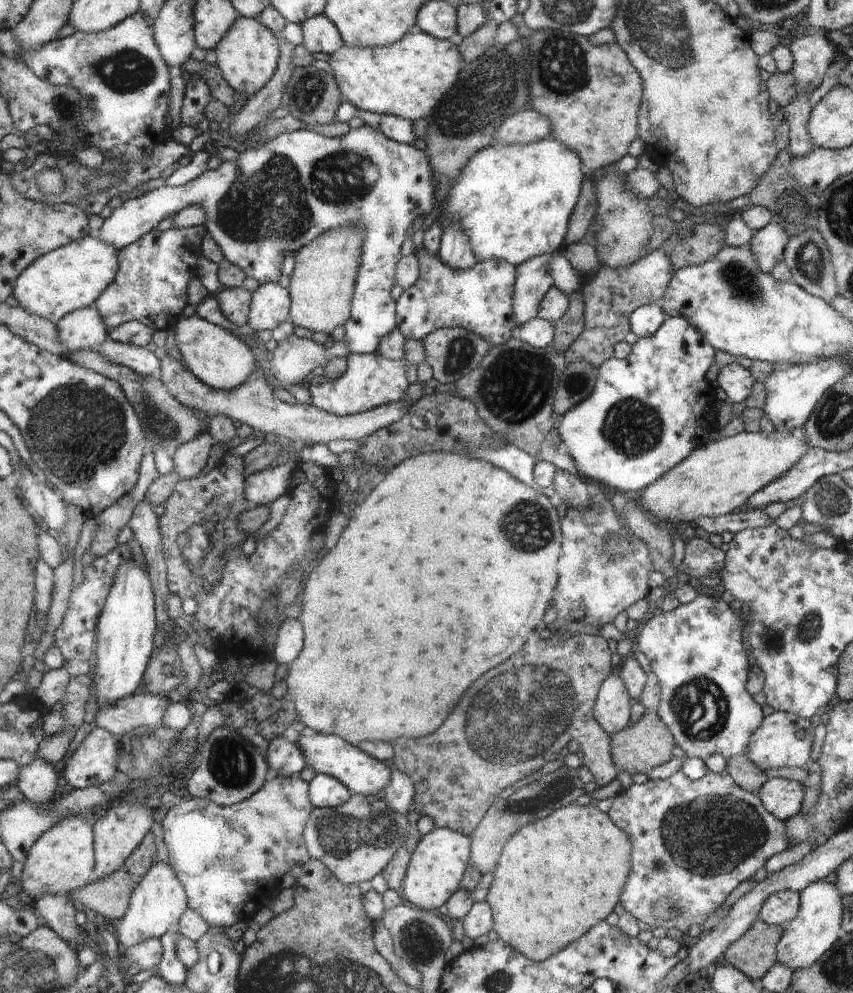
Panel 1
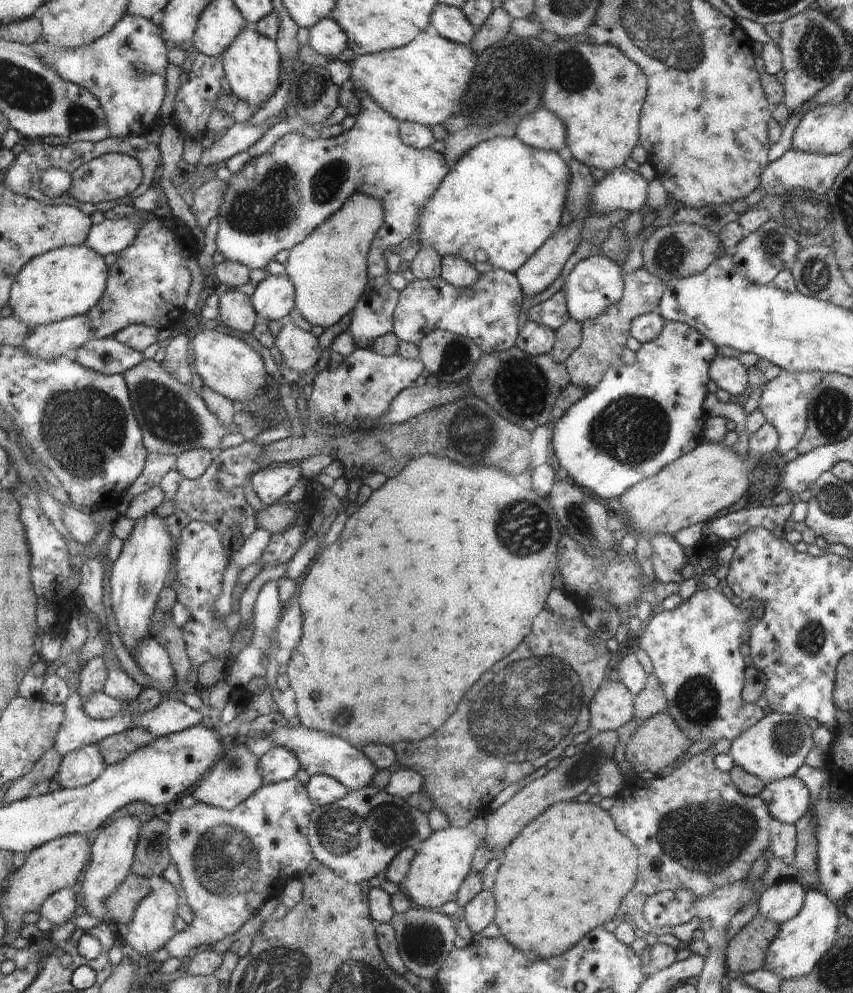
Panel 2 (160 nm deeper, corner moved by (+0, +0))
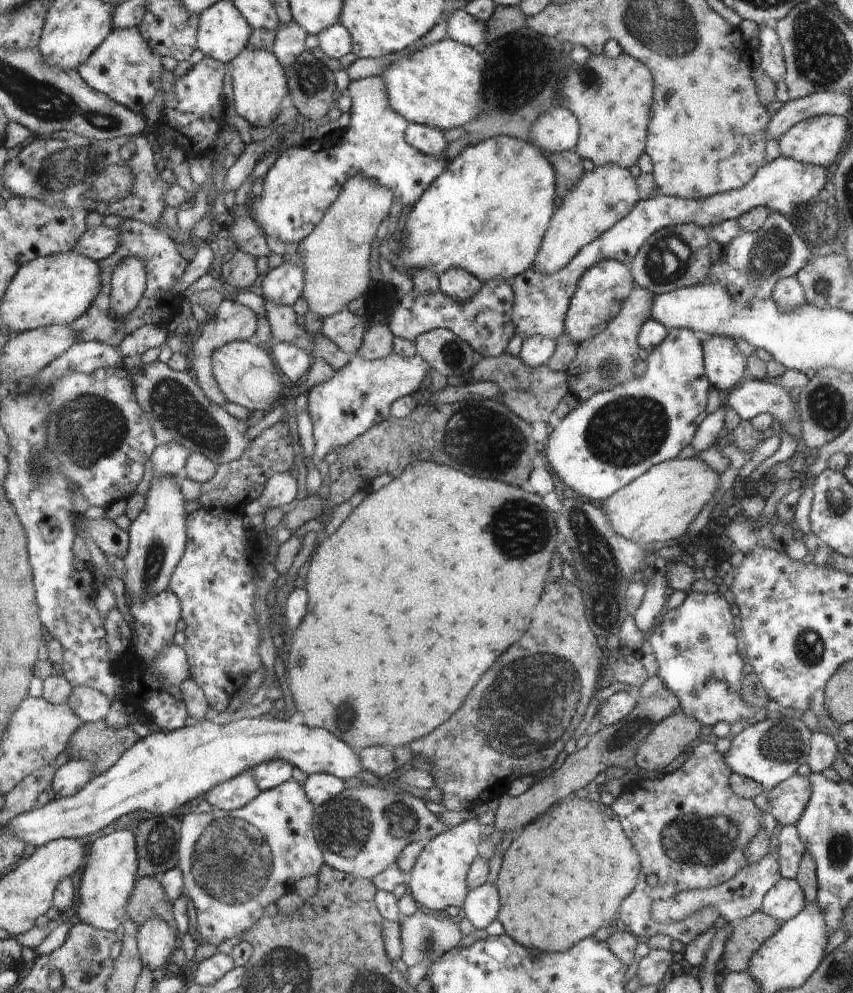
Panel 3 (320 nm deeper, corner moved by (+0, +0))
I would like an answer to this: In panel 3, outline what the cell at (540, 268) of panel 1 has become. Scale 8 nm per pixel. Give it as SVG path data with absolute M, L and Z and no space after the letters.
M607 164L595 166L592 171L584 170L571 191L561 197L557 214L553 216L549 231L545 232L534 270L543 275L556 274L572 262L588 243L592 243L620 219L624 219L639 200L639 188L629 169L617 164Z

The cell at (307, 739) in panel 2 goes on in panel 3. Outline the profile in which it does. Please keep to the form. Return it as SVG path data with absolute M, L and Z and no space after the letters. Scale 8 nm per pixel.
M286 716L243 718L228 723L210 718L175 731L152 732L135 744L108 772L94 777L73 797L50 801L42 808L17 816L8 831L35 848L56 839L81 839L115 827L118 818L136 810L171 815L174 810L208 795L213 788L259 764L282 759L307 776L326 773L345 781L364 770L358 752L334 733L289 721Z

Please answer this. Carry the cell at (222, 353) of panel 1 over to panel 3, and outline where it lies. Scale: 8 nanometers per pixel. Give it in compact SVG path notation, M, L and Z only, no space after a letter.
M234 341L216 351L213 363L214 374L229 402L240 404L252 413L256 411L266 413L270 410L272 400L276 400L276 396L280 394L282 382L278 376L279 370L274 366L275 362L270 360L270 356L266 356L262 347L256 348L248 341Z

